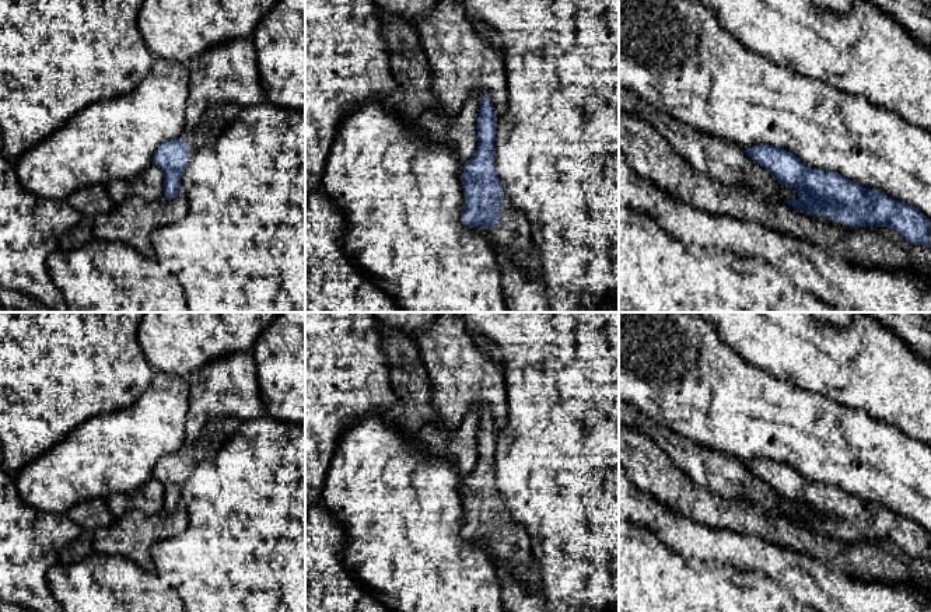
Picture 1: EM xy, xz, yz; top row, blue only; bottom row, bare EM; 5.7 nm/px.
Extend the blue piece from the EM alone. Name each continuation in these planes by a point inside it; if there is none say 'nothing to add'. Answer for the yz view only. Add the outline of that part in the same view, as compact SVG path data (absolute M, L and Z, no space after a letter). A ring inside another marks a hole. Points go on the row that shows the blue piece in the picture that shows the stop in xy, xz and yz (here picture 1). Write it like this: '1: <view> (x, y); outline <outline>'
nothing to add

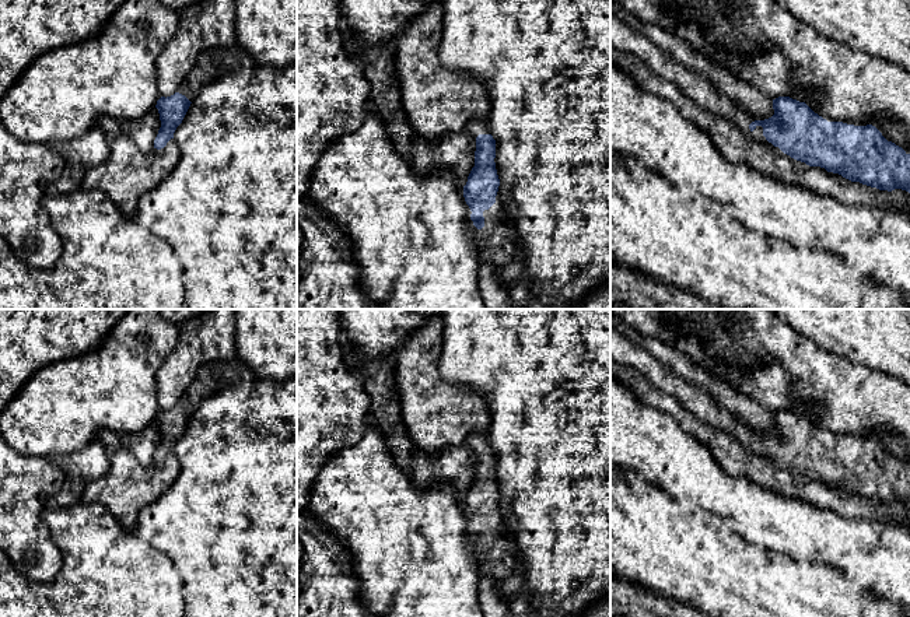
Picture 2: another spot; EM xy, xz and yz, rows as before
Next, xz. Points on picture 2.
1: xz (478, 128); outline M475 120L473 123L470 123L468 126L468 132L470 133L470 136L475 137L475 140L479 134L491 134L489 129L489 122L482 122L482 120Z

